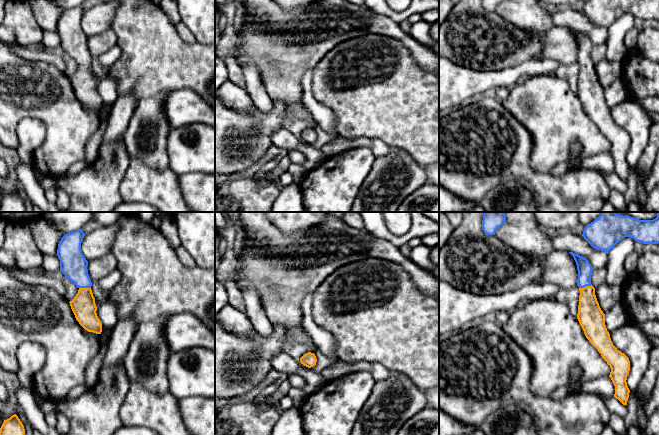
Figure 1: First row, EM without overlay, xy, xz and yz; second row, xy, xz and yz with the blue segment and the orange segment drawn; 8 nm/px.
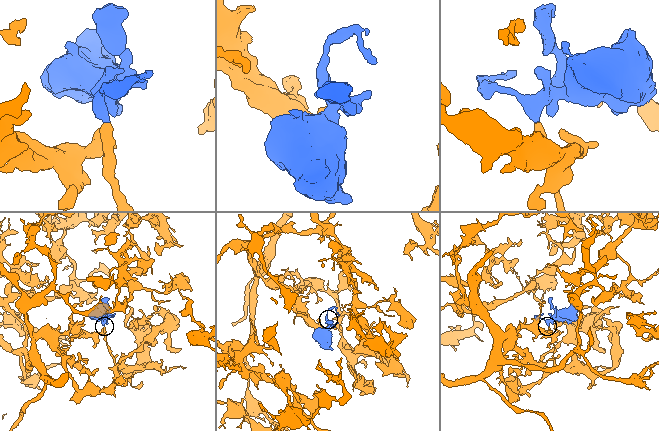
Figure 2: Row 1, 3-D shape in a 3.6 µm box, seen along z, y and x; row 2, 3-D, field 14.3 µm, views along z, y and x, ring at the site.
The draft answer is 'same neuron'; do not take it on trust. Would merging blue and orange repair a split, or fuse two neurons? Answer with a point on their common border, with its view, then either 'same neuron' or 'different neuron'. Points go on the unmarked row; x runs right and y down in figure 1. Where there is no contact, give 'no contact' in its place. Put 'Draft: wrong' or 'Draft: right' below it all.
contact yz (585, 62); same neuron
Draft: right

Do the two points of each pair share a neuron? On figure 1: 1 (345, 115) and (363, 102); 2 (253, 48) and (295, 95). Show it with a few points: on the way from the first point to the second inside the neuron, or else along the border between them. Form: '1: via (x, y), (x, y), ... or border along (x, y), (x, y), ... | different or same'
1: via (349, 115), (359, 106) | same
2: via (265, 60), (279, 74), (284, 83) | same

